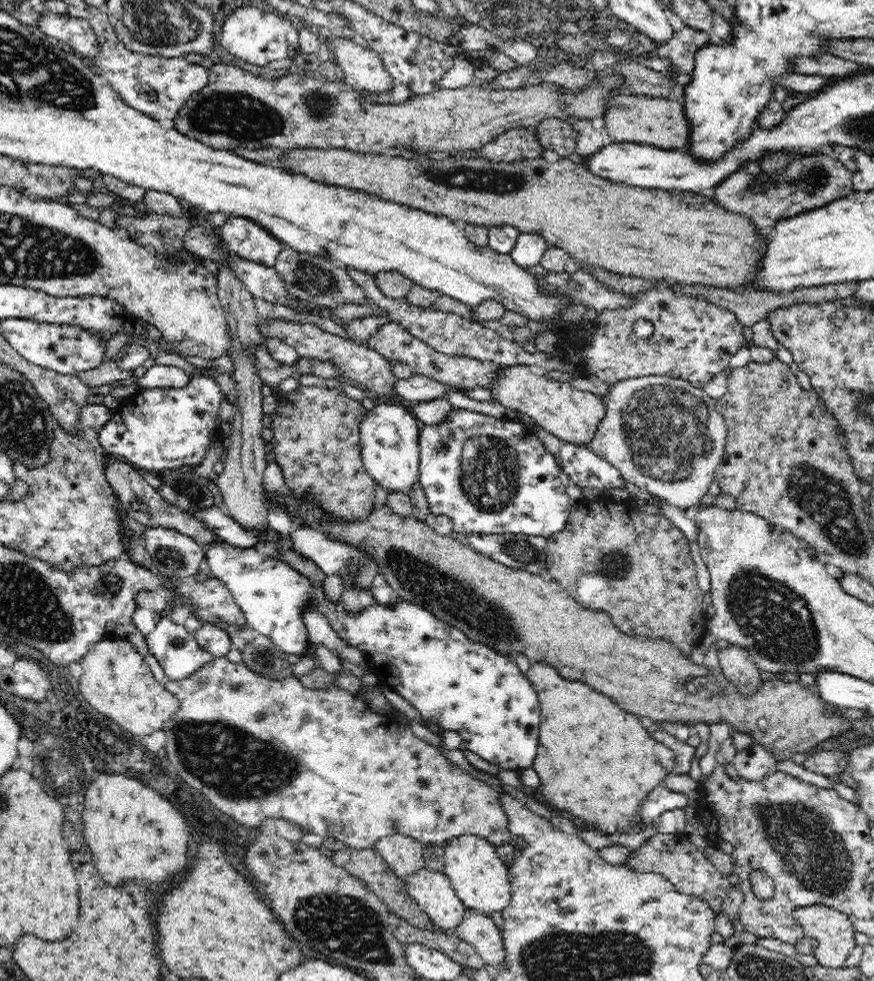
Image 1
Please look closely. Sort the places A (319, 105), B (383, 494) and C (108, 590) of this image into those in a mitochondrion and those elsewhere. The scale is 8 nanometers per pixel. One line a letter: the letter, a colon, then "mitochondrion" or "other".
A: mitochondrion
B: other
C: mitochondrion

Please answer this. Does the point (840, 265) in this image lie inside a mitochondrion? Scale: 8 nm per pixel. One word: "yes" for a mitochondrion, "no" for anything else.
no

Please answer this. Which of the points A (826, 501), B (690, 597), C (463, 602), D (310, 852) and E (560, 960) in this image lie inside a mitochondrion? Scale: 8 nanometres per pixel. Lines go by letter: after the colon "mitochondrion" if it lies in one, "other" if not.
A: mitochondrion
B: other
C: mitochondrion
D: other
E: mitochondrion

